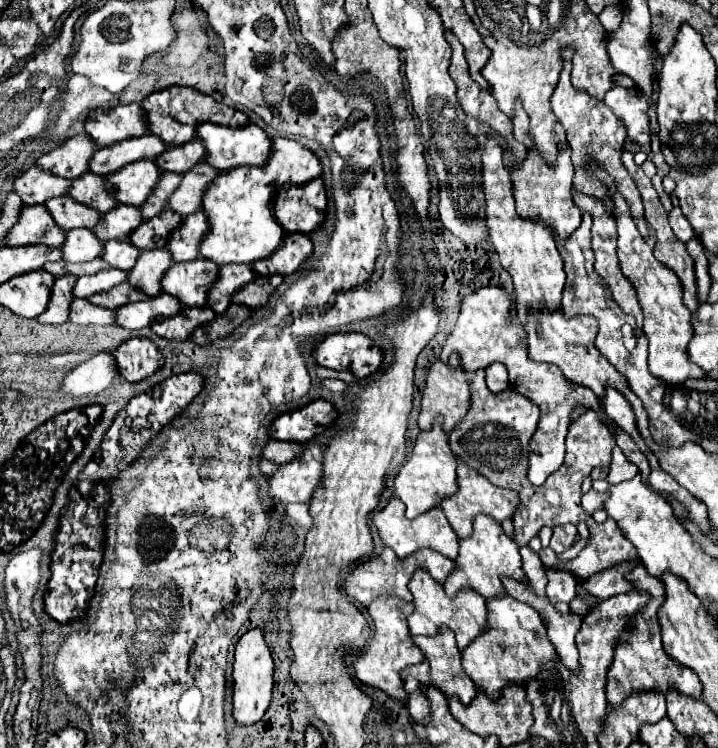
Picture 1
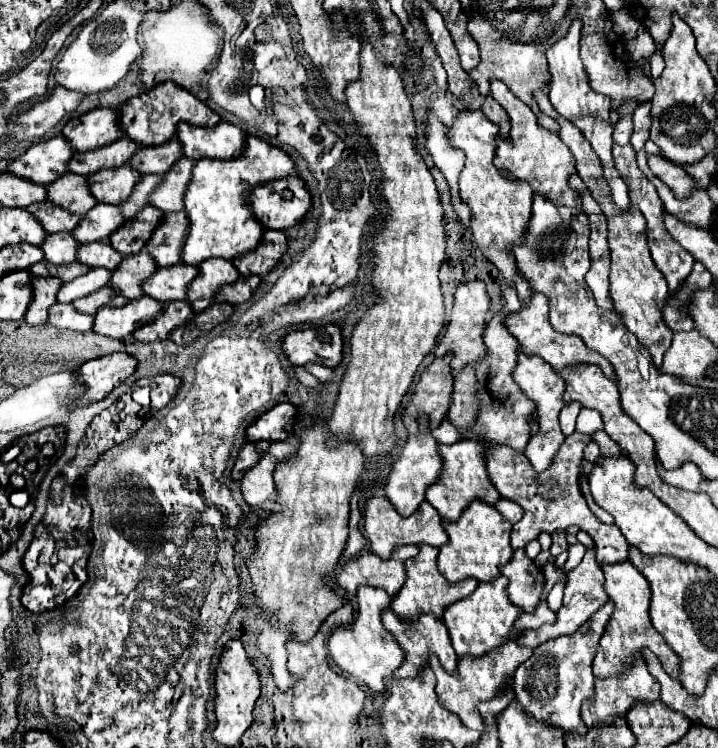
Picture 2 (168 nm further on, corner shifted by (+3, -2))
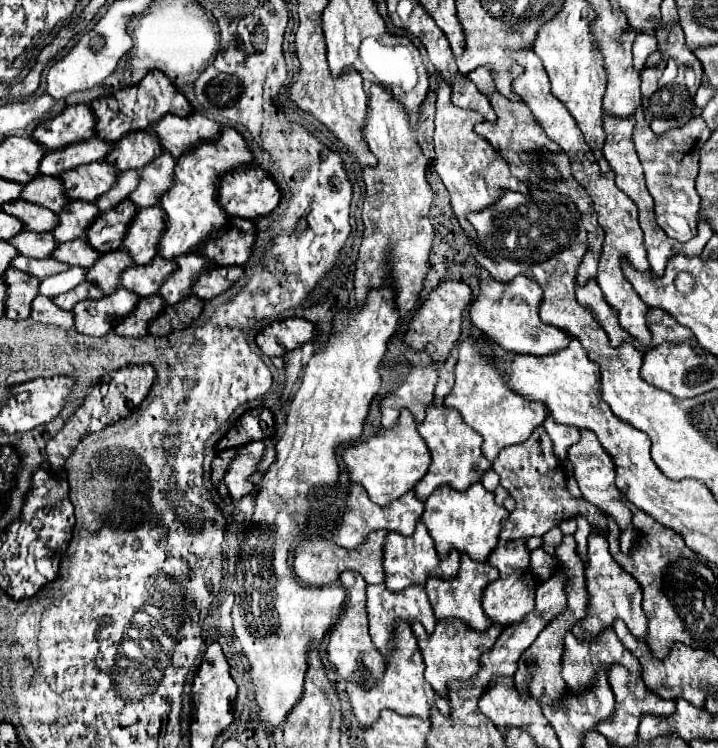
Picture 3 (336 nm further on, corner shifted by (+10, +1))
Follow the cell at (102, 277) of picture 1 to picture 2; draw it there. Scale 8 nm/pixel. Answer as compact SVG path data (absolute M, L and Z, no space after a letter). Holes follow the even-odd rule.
M91 269L89 273L73 279L73 281L67 281L59 287L57 291L57 301L61 303L73 303L75 299L79 297L85 297L101 287L105 287L109 283L109 275L111 271L107 269Z

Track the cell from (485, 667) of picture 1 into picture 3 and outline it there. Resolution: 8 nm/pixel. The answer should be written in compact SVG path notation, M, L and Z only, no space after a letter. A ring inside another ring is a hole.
M462 556L462 564L460 564L460 572L452 582L446 580L438 580L432 578L426 582L426 592L430 598L430 604L434 608L434 616L436 620L462 620L470 630L488 630L492 626L492 620L488 616L484 616L484 608L482 608L482 592L484 588L498 580L498 570L494 566L490 566L488 562L474 562L468 556Z

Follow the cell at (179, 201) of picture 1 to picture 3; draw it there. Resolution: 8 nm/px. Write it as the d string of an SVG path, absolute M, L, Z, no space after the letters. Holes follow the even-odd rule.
M162 152L160 158L156 158L146 168L140 170L140 184L130 194L130 200L138 208L146 208L146 206L158 204L160 196L166 190L170 190L170 186L172 186L174 168L176 168L176 158L170 156L168 152Z

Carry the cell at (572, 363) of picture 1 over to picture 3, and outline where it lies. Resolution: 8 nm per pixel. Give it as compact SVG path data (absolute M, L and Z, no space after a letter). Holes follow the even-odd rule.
M482 268L480 270L480 294L470 306L470 318L478 330L482 330L496 344L500 344L502 348L508 348L510 352L546 356L546 354L554 354L554 352L566 348L570 344L570 340L574 340L574 336L554 328L554 326L544 324L538 316L534 316L534 314L538 314L538 308L532 308L532 304L542 304L542 288L536 282L528 280L526 276L516 276L512 282L500 284L488 274L488 270Z

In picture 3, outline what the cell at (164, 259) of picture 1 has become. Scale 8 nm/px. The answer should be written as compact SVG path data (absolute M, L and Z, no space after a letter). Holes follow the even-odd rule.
M116 250L102 254L98 262L88 270L86 280L96 284L104 294L114 294L118 290L118 280L126 268L130 268L134 262L130 260L130 254L126 250Z

